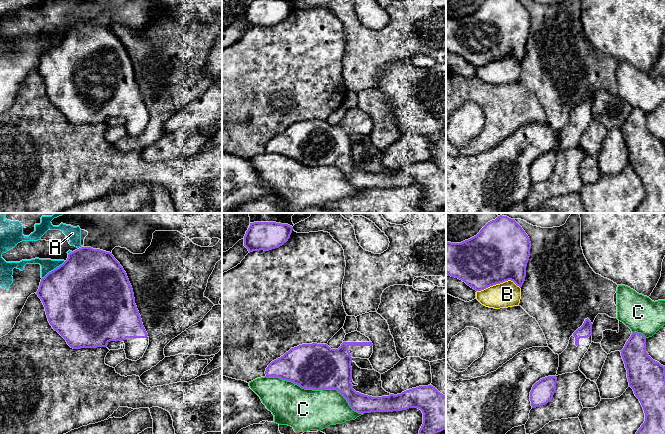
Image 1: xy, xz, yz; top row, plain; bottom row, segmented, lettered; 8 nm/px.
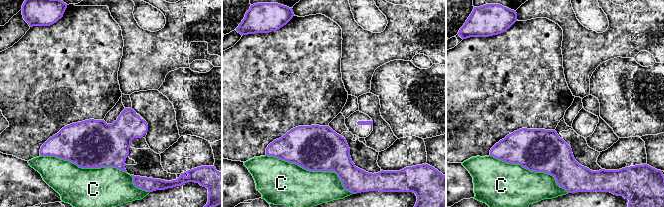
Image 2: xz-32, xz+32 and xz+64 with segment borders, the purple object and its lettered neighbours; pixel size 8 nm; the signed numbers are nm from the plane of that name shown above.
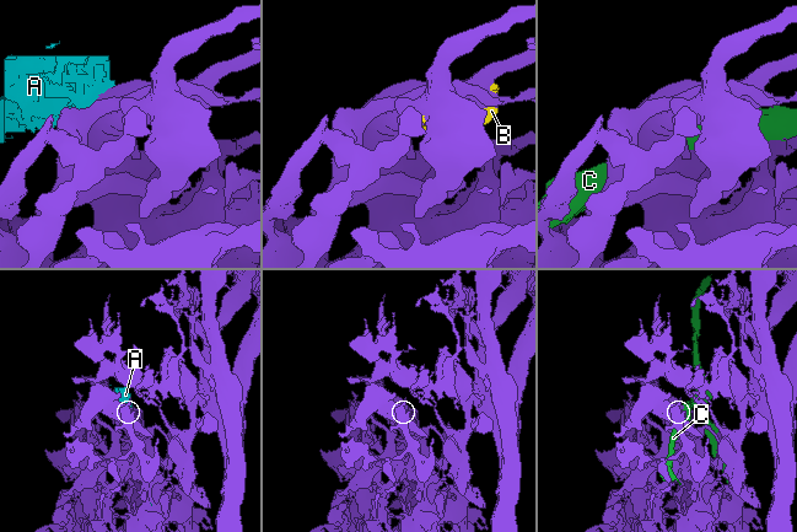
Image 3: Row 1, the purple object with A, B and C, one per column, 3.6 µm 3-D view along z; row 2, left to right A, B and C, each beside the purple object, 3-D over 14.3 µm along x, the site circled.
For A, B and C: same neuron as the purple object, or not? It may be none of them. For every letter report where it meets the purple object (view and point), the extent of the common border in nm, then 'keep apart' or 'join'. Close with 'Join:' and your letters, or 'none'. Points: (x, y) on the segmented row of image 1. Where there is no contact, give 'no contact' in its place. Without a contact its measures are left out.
A: xy (54, 269) | 240 nm | keep apart
B: yz (498, 283) | 360 nm | keep apart
C: xz (316, 389) | 850 nm | keep apart
Join: none

